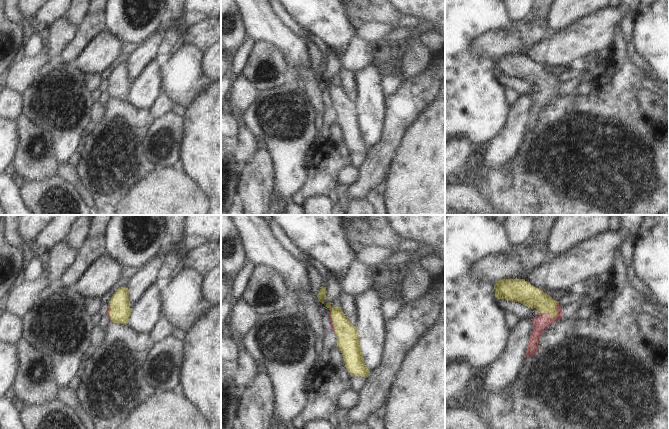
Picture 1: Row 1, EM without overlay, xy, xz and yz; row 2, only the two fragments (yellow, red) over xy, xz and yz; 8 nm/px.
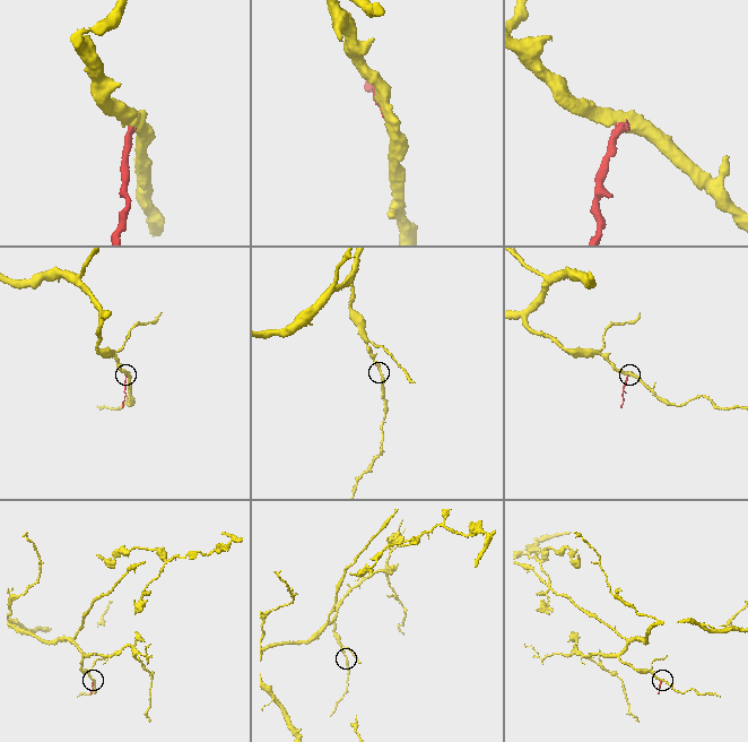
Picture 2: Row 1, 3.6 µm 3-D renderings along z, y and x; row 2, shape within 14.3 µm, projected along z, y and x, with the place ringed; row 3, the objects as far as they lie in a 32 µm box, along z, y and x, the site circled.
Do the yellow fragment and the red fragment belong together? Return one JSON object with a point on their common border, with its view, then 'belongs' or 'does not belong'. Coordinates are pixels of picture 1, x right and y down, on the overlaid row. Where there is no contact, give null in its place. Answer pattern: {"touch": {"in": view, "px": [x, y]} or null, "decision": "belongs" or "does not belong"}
{"touch": {"in": "yz", "px": [553, 316]}, "decision": "belongs"}

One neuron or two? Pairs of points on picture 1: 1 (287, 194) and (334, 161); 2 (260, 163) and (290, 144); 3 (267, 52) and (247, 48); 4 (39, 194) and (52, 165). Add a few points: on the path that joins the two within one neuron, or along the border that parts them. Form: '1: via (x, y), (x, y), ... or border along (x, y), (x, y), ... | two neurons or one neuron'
1: border along (309, 168), (309, 179), (293, 197) | two neurons
2: border along (267, 150), (272, 155), (277, 178) | two neurons
3: border along (257, 42), (244, 71) | two neurons
4: border along (56, 175), (41, 180), (25, 181) | two neurons

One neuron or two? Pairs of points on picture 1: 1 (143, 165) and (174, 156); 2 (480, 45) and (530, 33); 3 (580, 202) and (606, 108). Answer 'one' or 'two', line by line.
1: two
2: one
3: one

